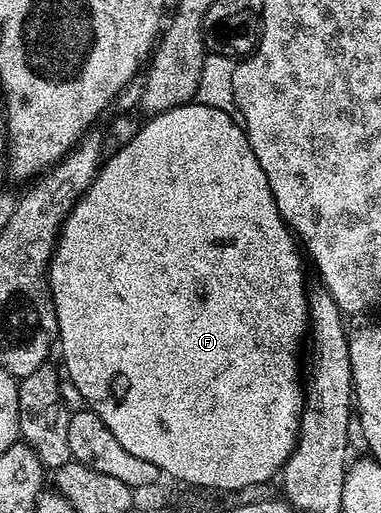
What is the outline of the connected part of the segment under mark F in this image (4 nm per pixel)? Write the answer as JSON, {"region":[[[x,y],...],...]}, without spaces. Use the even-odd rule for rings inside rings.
{"region":[[[191,101],[184,107],[174,107],[147,118],[139,126],[136,137],[101,164],[91,187],[71,209],[58,234],[49,270],[62,359],[75,389],[86,402],[83,404],[101,417],[104,425],[112,429],[112,437],[116,437],[128,453],[152,461],[152,465],[182,483],[212,487],[216,491],[242,491],[245,487],[266,483],[283,470],[293,453],[301,429],[304,400],[304,381],[302,385],[298,376],[298,350],[310,326],[308,278],[302,272],[303,252],[293,230],[282,218],[270,188],[270,178],[251,149],[245,130],[234,124],[230,114],[229,110]]]}

